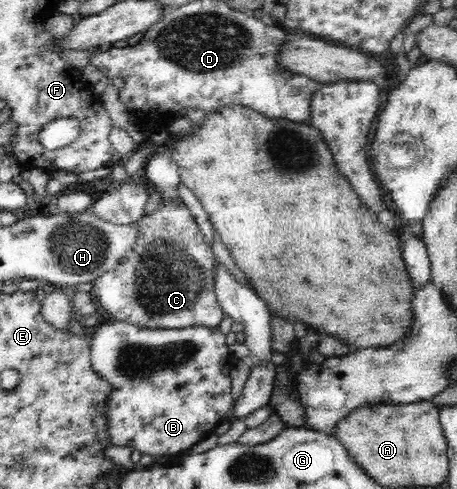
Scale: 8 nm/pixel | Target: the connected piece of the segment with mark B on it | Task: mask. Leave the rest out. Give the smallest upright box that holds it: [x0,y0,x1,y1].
[91,320,233,458]

